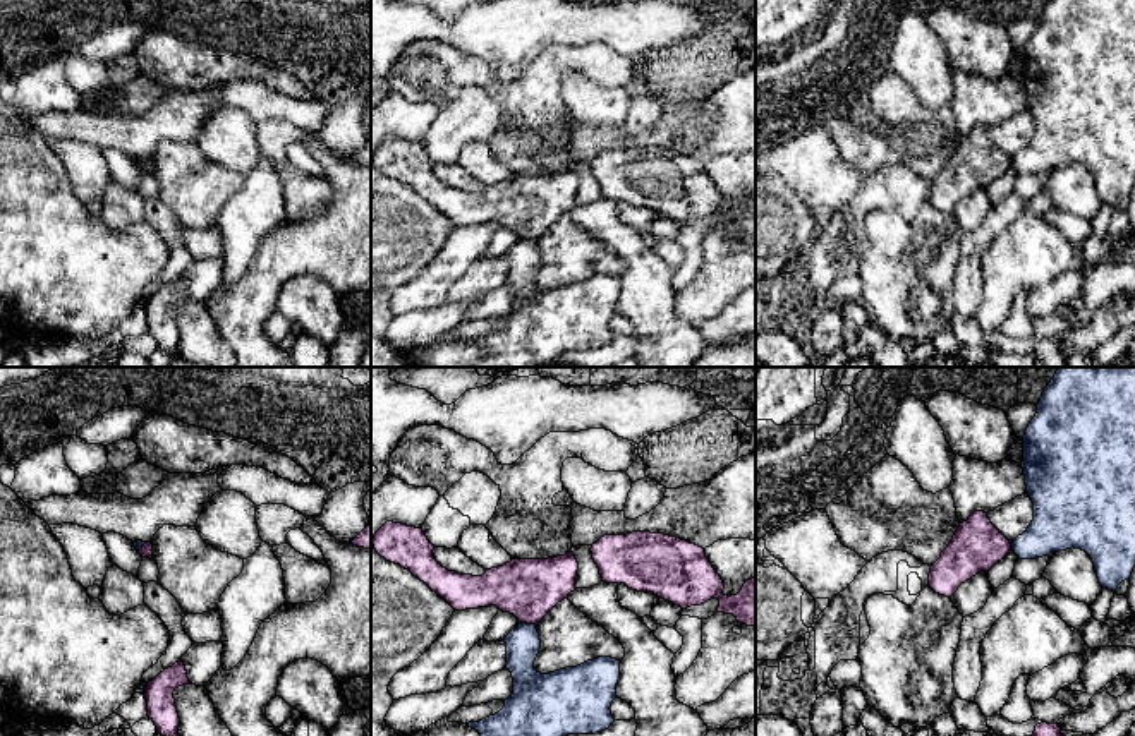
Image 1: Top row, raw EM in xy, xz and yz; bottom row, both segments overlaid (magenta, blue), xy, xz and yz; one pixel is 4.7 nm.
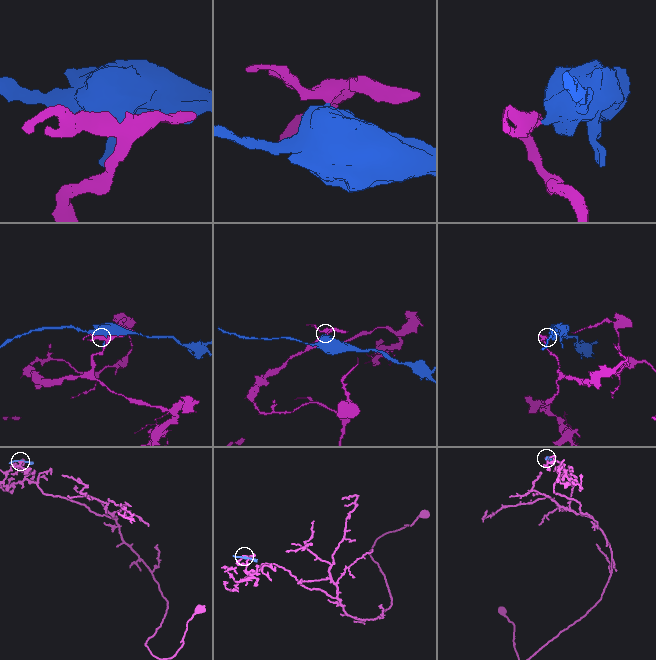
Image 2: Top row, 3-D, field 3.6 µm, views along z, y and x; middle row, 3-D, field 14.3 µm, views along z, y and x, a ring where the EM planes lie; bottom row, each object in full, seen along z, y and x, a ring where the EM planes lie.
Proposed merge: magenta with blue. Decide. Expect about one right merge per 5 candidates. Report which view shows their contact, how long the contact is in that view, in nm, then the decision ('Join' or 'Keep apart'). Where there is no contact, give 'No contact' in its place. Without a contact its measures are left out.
Touches magenta in xz. Shared border 80 nm. Keep apart

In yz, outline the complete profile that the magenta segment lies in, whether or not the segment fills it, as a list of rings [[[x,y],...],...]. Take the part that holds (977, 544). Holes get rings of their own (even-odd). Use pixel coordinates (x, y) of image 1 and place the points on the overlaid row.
[[[974,511],[931,566],[929,587],[939,595],[951,597],[962,583],[989,571],[1010,551],[1011,542],[991,523],[987,513]]]

